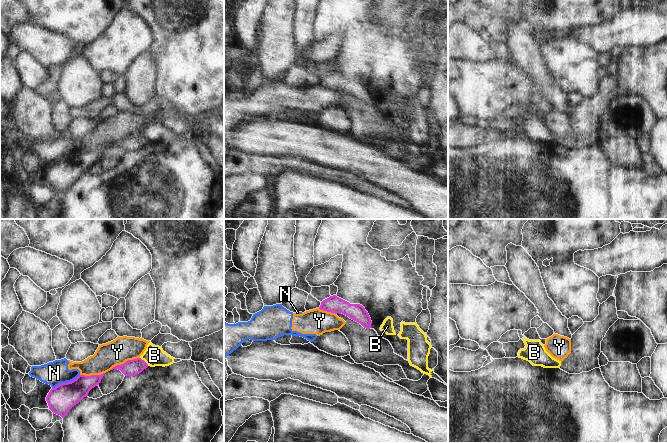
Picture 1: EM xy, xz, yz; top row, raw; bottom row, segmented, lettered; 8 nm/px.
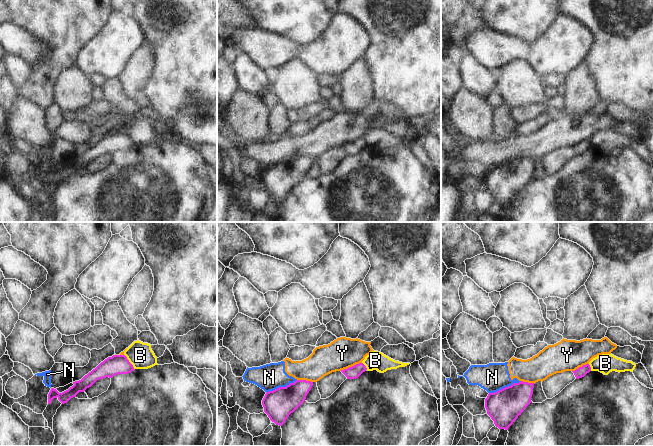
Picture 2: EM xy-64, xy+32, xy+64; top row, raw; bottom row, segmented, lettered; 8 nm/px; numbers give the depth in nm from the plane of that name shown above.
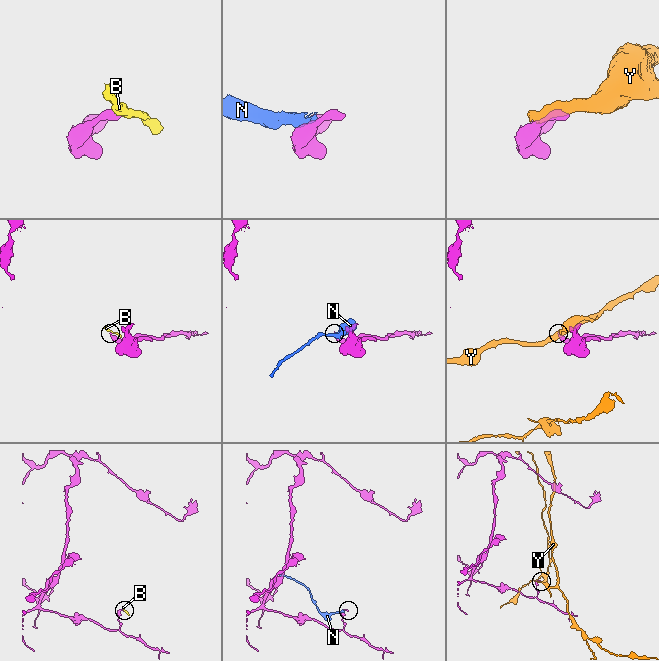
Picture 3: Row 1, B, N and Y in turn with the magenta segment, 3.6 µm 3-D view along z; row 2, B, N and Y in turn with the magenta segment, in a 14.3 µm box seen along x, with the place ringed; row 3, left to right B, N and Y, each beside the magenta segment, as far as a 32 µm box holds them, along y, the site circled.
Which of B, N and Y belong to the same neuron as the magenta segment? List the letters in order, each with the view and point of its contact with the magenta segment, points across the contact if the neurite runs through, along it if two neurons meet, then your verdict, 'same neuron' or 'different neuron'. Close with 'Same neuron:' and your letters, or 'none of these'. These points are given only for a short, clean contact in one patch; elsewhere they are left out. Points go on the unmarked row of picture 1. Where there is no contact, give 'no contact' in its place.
B: meets magenta in xy at (144, 137); border along xy (140, 133), (148, 141); different neuron
N: meets magenta in xy at (65, 159); border along xy (79, 150), (72, 156), (61, 158), (52, 164); different neuron
Y: meets magenta in xy at (125, 138); different neuron
Same neuron: none of these

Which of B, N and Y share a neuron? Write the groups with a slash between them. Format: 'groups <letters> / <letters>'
groups B / N Y

